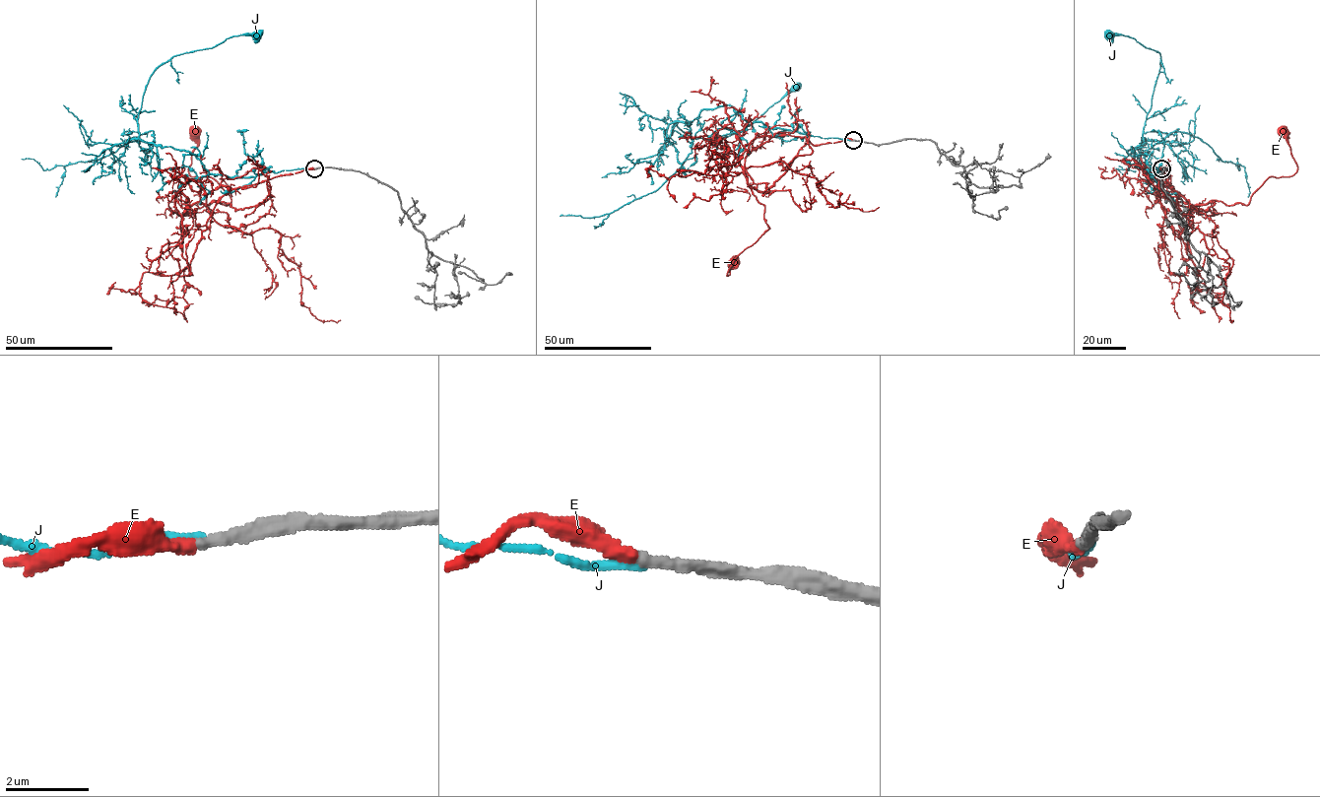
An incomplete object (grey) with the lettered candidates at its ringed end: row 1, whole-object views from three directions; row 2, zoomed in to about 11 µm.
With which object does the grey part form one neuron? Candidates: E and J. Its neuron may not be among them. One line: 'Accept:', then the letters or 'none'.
Accept: E

